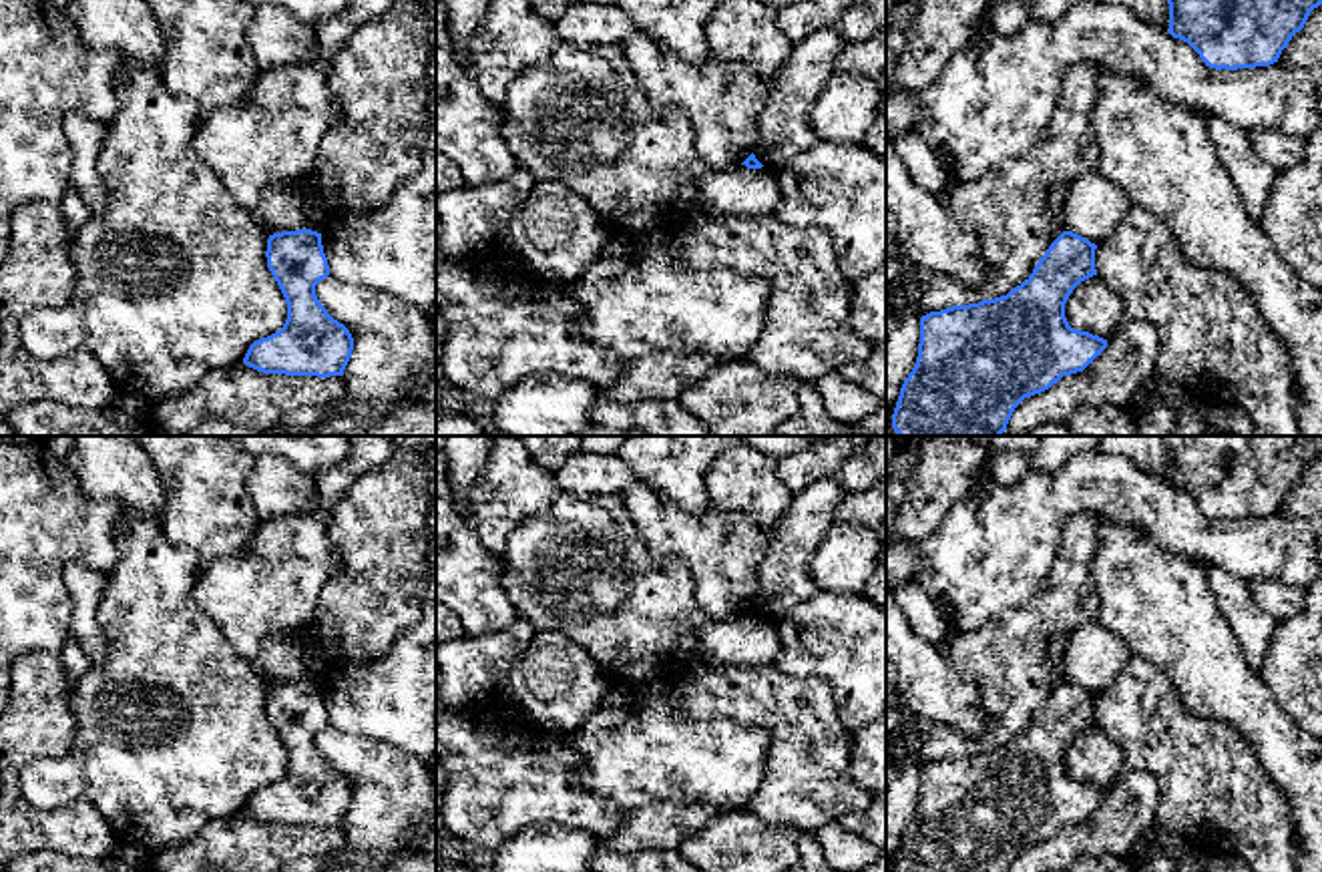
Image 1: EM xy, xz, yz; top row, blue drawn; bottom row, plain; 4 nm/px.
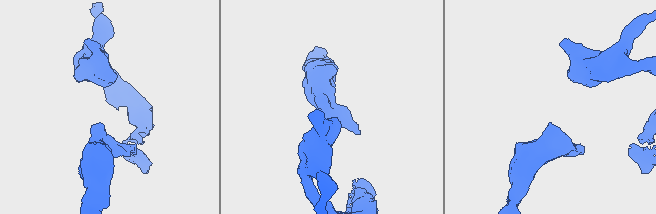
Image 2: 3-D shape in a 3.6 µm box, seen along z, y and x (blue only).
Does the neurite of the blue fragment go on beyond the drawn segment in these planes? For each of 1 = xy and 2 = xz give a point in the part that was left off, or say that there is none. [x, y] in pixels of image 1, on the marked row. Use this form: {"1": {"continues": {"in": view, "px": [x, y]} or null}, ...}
{"1": {"continues": {"in": "xy", "px": [294, 207]}}, "2": {"continues": {"in": "xz", "px": [736, 191]}}}

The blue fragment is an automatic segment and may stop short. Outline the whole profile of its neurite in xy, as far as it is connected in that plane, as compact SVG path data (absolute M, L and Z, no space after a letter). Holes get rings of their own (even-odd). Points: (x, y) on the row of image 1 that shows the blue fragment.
M311 179L293 187L267 189L251 219L269 235L267 267L285 297L287 319L279 332L251 344L243 364L263 374L344 376L352 358L354 338L344 323L327 313L315 295L315 285L329 275L329 265L321 245L327 209Z

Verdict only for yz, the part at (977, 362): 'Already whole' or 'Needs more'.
Needs more

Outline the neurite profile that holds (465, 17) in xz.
M446 0L450 36L458 60L470 66L470 42L474 32L484 24L490 0Z

